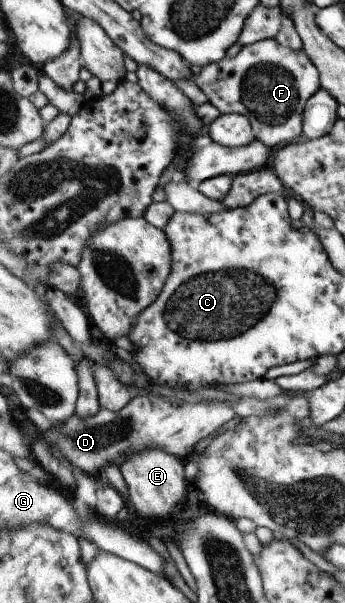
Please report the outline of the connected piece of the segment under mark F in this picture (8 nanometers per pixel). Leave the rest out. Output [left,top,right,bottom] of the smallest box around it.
[195,38,322,150]

